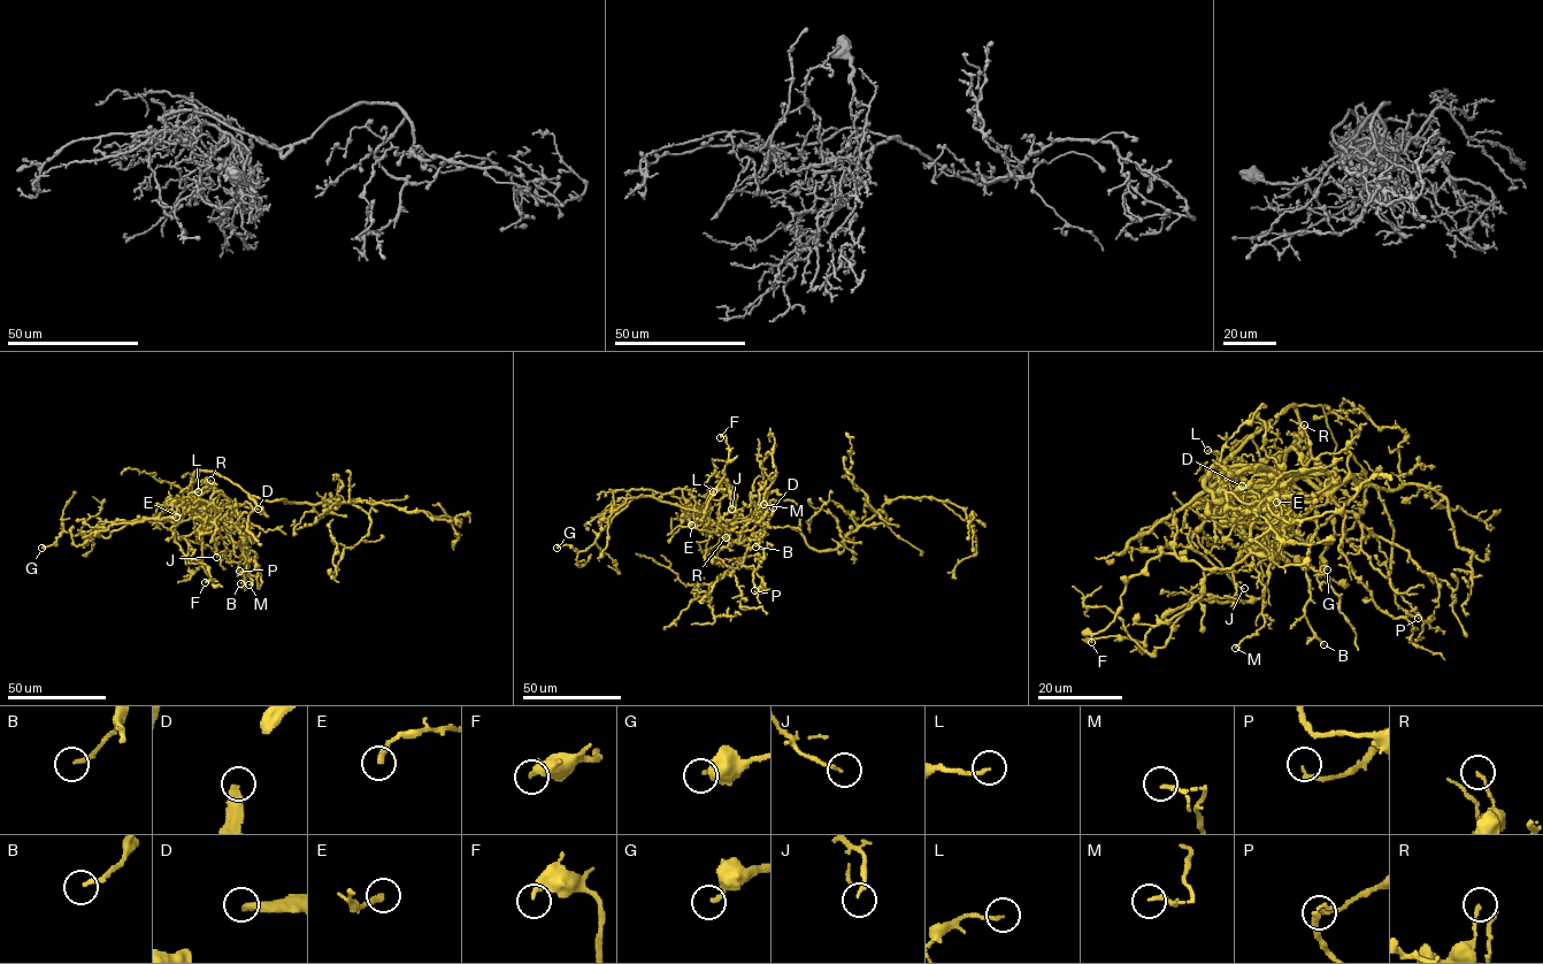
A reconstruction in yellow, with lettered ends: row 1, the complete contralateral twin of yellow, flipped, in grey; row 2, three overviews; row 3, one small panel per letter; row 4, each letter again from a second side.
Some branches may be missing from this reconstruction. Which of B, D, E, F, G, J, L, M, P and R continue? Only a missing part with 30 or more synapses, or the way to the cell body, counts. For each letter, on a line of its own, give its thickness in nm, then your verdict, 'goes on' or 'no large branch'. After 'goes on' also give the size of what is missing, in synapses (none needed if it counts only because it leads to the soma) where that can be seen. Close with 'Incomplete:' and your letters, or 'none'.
B: calibre 170 nm; no large branch
D: calibre 380 nm; no large branch
E: calibre 280 nm; no large branch
F: calibre 260 nm; no large branch
G: calibre 190 nm; no large branch
J: calibre 130 nm; no large branch
L: calibre 140 nm; no large branch
M: calibre 170 nm; no large branch
P: calibre 190 nm; no large branch
R: calibre 140 nm; no large branch
Incomplete: none

